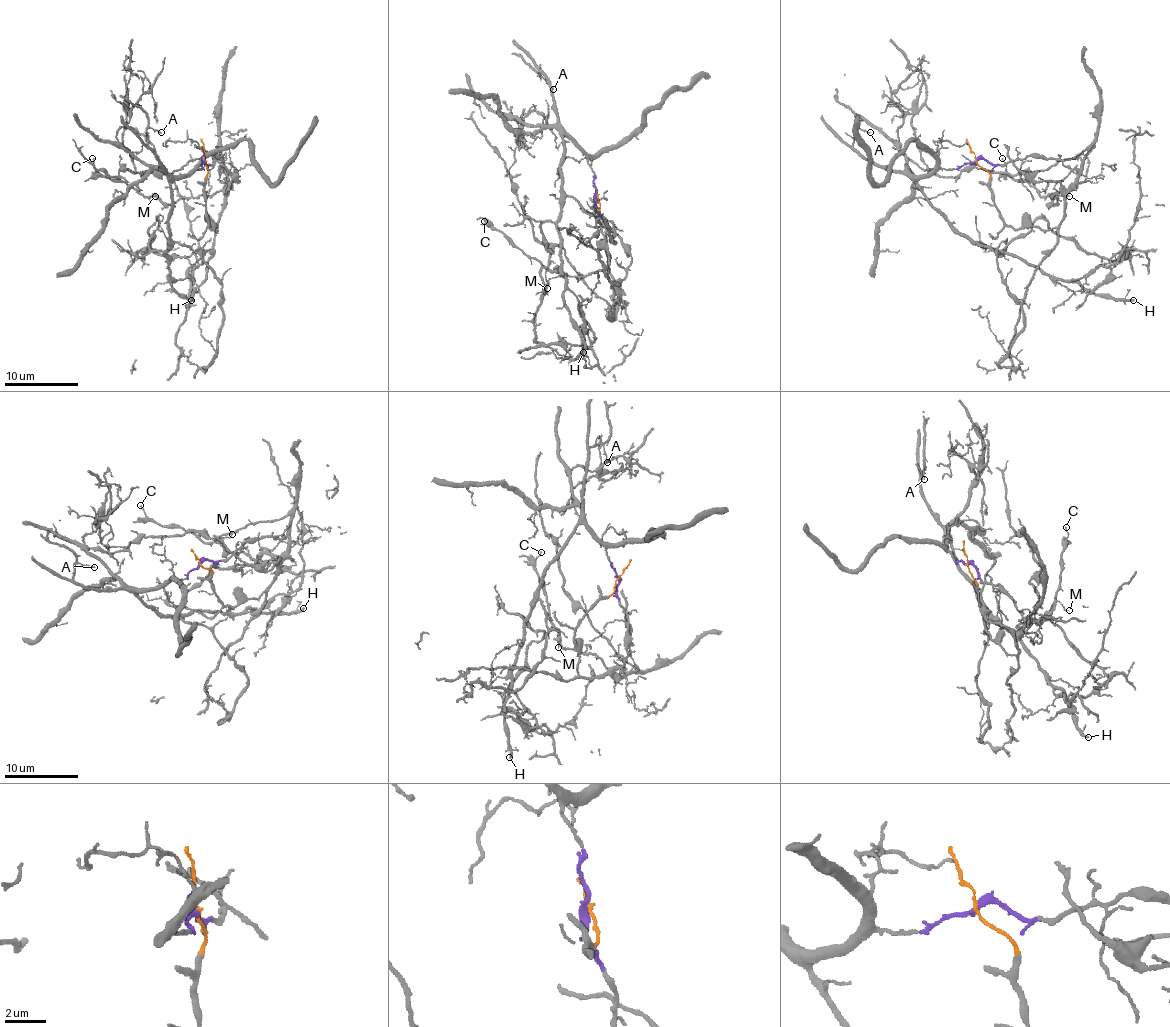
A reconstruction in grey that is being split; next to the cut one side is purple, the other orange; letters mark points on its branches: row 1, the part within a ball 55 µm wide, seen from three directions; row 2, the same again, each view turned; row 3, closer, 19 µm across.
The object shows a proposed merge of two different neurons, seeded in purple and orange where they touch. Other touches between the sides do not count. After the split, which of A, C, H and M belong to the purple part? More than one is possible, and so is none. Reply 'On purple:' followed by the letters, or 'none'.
On purple: A, H

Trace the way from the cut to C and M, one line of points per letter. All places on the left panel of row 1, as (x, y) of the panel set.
C: (204, 159), (206, 220), (217, 229), (224, 201), (220, 190), (162, 203), (103, 176), (92, 158)
M: (204, 159), (207, 167), (206, 220), (211, 229), (217, 229), (224, 194), (220, 190), (169, 203), (154, 196)

